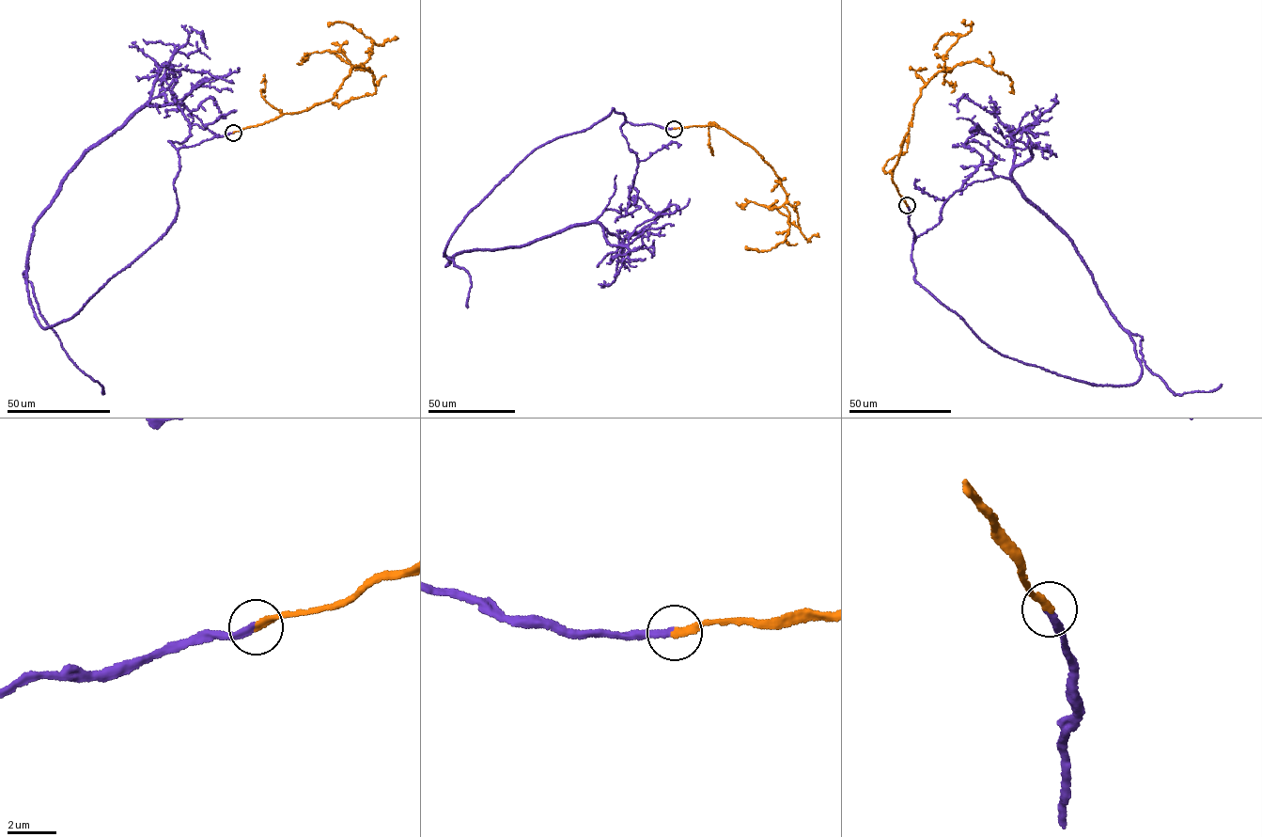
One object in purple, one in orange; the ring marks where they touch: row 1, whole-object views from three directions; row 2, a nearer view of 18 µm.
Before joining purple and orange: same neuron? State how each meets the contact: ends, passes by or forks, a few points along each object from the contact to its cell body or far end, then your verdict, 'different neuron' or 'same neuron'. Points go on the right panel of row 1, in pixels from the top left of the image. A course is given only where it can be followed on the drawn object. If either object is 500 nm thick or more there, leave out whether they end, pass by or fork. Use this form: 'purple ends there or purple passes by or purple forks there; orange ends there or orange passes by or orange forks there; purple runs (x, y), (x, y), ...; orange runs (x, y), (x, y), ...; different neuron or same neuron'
purple ends there; orange ends there; purple runs (907, 205), (914, 280), (984, 342), (1090, 384), (1138, 380), (1130, 335), (1013, 181), (1029, 147), (957, 118); orange runs (907, 205), (891, 177), (921, 89), (939, 71), (979, 61), (1008, 76), (1013, 90), (1009, 92); same neuron

